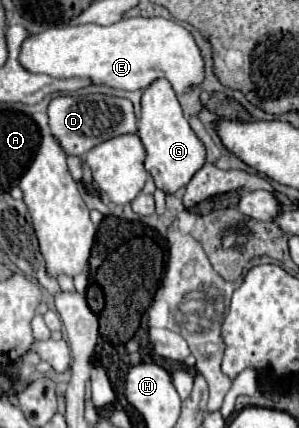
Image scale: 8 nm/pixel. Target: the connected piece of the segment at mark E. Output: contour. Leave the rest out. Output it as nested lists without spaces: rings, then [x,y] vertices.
[[[123,18],[111,26],[59,25],[33,32],[21,44],[19,62],[35,74],[43,72],[59,80],[89,78],[95,86],[119,90],[147,88],[153,80],[165,78],[175,92],[187,92],[203,80],[203,58],[193,36],[167,18]]]

